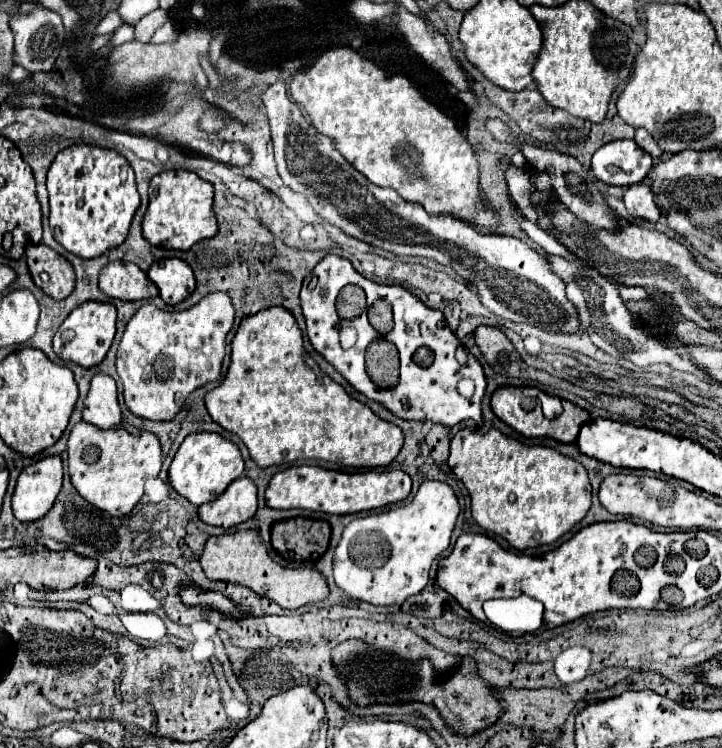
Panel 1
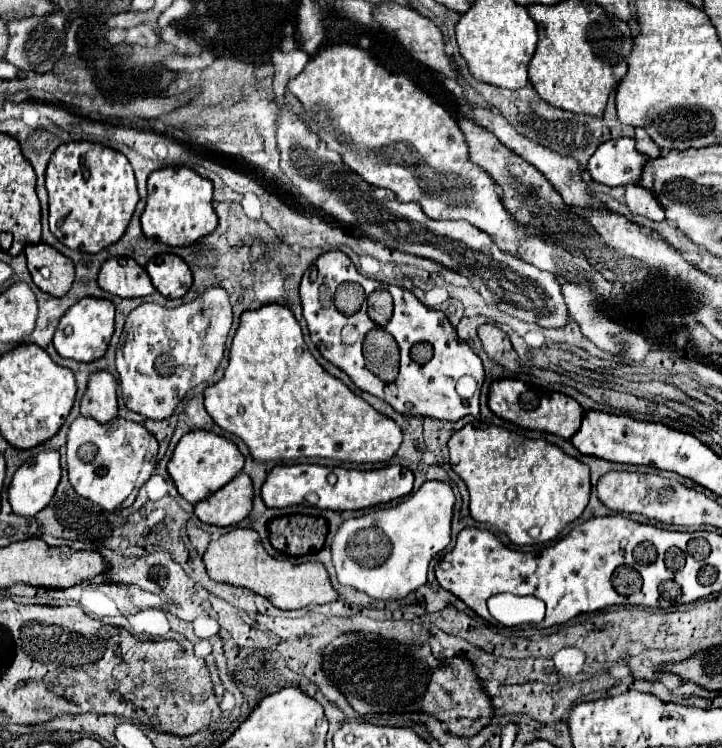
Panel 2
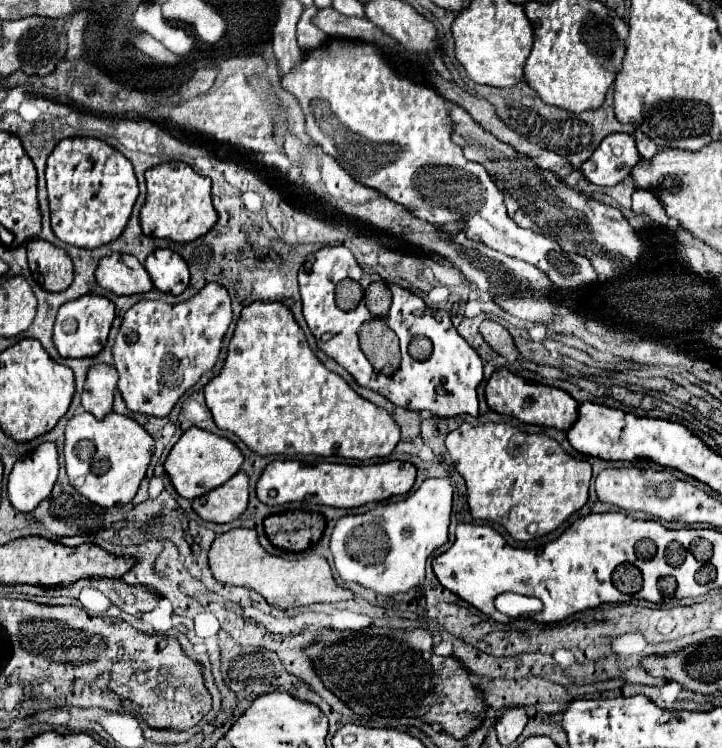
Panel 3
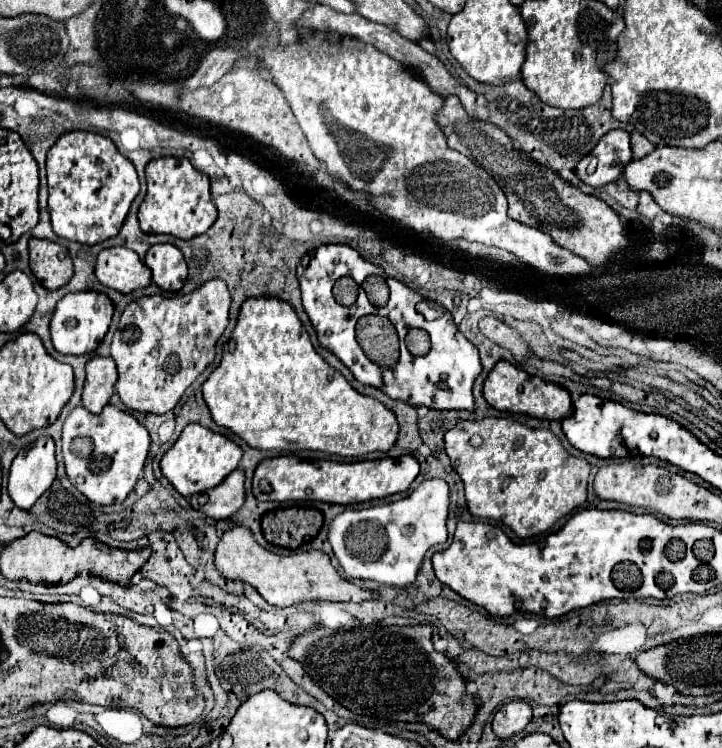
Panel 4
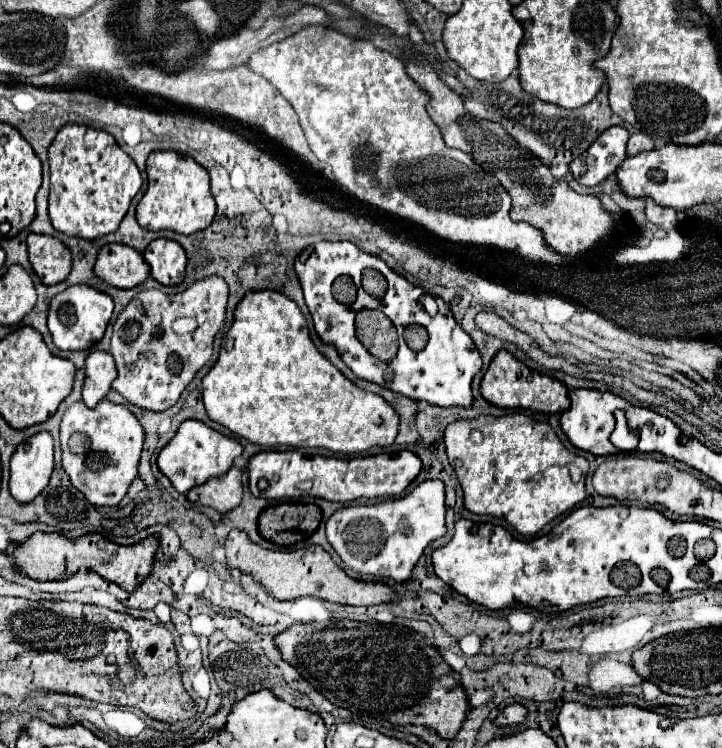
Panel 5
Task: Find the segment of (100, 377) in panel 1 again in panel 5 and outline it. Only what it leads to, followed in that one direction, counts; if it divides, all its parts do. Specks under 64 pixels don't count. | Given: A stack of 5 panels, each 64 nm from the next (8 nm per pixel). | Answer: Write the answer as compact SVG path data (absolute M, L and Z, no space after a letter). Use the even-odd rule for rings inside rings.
M92 350L86 358L86 380L82 388L82 400L88 408L94 408L102 398L106 398L112 382L116 378L116 364L110 352Z

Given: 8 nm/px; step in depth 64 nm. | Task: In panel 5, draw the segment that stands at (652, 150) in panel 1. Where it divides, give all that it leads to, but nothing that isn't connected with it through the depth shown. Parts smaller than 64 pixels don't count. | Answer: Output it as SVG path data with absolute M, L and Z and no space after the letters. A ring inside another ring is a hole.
M632 134L630 140L628 140L628 146L626 146L626 152L628 156L632 154L638 154L638 152L644 152L644 150L652 150L654 148L654 142L650 140L650 136L646 134Z

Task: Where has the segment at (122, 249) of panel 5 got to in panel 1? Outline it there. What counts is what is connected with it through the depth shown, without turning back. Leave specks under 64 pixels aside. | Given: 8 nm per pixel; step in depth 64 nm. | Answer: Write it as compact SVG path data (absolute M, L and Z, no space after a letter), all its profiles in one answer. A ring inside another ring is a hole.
M116 260L106 264L100 272L100 290L110 298L120 300L146 300L158 296L156 284L148 280L146 272L132 262Z

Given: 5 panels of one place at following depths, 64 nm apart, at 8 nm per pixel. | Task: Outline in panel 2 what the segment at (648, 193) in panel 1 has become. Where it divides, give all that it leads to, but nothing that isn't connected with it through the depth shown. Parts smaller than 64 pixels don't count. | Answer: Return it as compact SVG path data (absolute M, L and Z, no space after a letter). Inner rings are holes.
M630 184L626 188L626 204L632 214L642 214L654 222L664 220L664 210L656 202L656 198L646 188L642 188L638 184Z

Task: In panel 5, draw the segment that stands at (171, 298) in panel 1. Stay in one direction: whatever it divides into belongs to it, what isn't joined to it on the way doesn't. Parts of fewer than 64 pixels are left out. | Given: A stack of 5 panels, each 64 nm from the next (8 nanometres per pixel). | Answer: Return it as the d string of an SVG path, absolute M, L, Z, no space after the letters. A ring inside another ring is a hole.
M158 238L144 250L144 260L150 266L152 276L164 286L176 286L184 278L186 254L178 242Z

